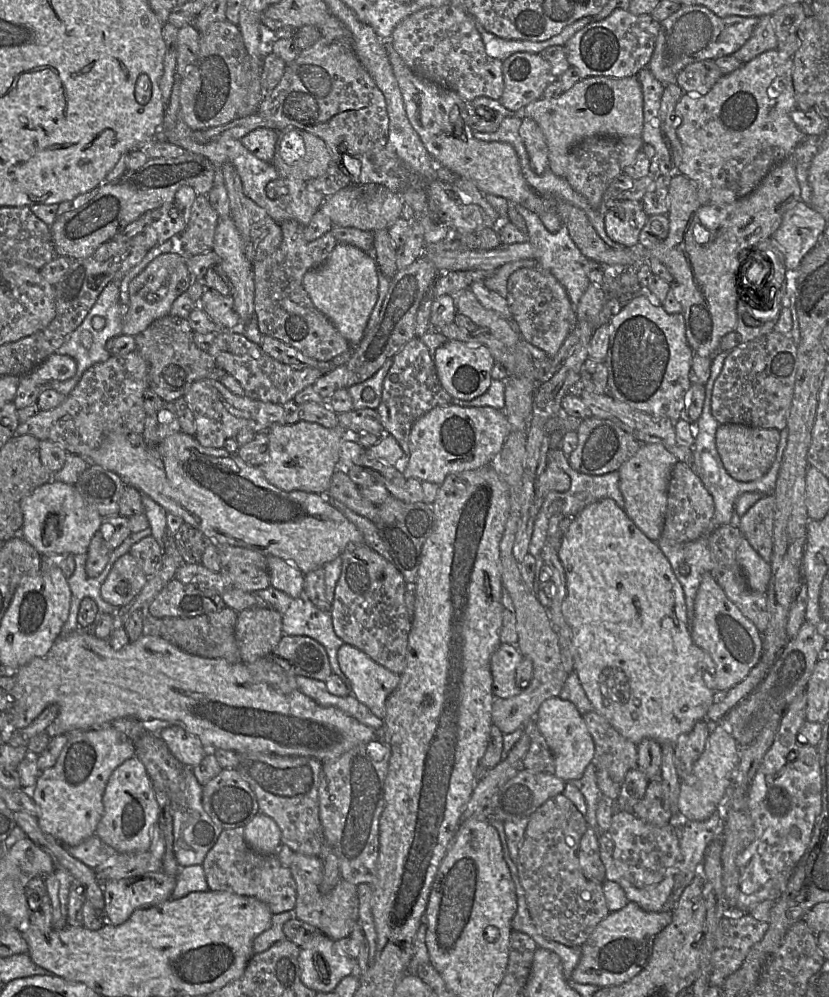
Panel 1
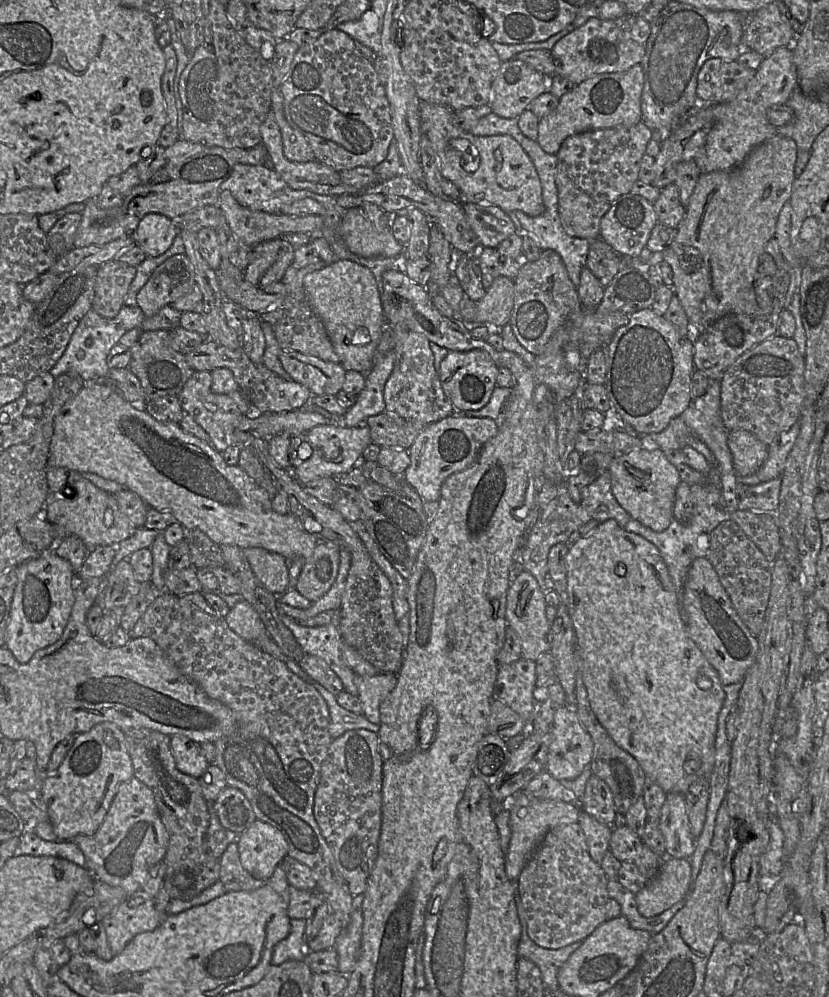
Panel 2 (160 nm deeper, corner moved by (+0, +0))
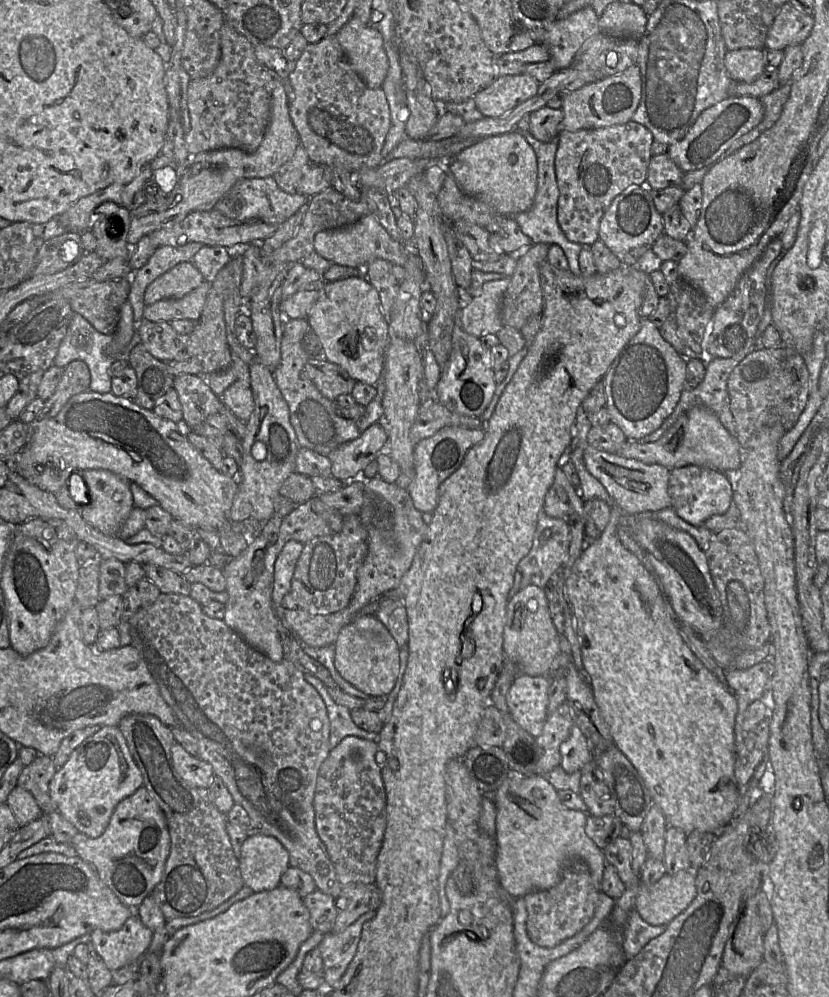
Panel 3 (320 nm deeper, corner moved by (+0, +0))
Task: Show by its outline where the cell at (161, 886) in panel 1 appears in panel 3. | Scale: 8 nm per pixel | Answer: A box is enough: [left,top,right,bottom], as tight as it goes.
[90,911,153,972]

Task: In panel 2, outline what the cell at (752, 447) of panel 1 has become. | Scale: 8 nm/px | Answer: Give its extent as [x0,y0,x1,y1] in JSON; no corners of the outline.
[727,430,768,477]

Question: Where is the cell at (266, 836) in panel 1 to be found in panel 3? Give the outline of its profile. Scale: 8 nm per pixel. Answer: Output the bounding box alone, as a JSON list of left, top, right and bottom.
[238,833,289,893]

